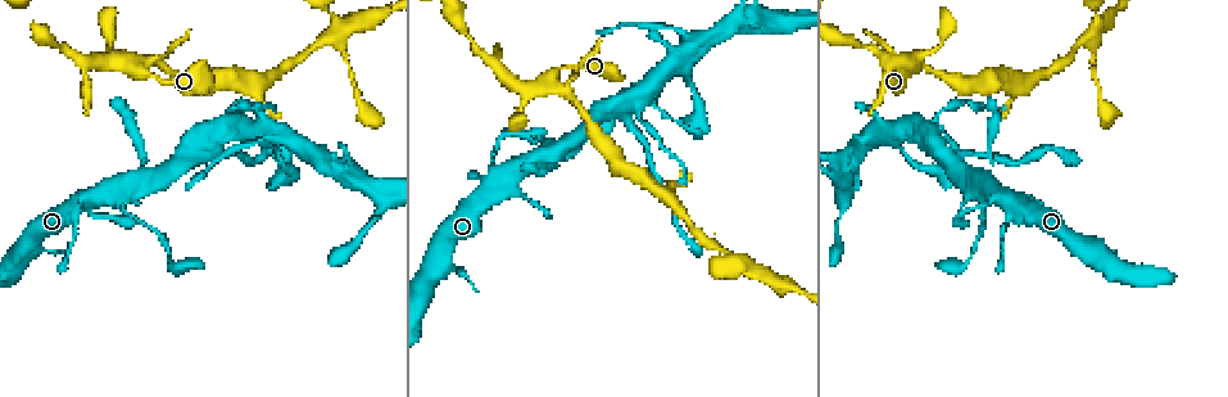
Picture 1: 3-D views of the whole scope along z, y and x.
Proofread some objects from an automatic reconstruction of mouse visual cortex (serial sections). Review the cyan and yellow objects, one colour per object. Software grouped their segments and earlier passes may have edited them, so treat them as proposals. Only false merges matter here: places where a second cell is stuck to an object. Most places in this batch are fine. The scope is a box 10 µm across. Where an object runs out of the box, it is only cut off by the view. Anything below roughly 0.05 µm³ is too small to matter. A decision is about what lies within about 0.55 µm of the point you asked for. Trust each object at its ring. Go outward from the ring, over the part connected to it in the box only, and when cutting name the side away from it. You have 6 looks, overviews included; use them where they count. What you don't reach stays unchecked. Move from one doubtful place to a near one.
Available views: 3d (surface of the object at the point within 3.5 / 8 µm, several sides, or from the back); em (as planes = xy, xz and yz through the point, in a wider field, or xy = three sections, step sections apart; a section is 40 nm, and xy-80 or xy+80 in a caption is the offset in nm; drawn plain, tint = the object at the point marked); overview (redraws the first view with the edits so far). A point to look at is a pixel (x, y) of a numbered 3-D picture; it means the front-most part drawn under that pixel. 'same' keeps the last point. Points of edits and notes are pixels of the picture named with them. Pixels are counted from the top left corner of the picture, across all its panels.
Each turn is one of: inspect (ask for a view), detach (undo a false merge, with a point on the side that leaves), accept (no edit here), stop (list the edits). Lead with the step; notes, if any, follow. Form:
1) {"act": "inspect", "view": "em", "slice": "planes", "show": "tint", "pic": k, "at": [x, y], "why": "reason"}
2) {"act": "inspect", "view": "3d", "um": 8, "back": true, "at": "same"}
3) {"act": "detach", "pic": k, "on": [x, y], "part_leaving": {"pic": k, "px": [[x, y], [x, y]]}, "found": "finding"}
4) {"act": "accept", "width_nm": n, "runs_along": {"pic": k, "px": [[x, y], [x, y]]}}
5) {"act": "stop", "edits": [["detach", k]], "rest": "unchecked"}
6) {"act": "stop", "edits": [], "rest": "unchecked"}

{"act": "inspect", "view": "3d", "um": 3.5, "pic": 1, "at": [549, 87], "why": "sharp bend"}

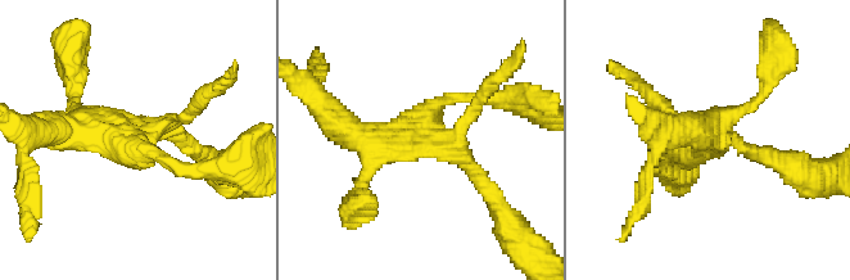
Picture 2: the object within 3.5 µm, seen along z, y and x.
{"act": "inspect", "view": "em", "slice": "xy", "step": 1, "show": "tint", "pic": 2, "at": [138, 142], "why": "need the tissue"}

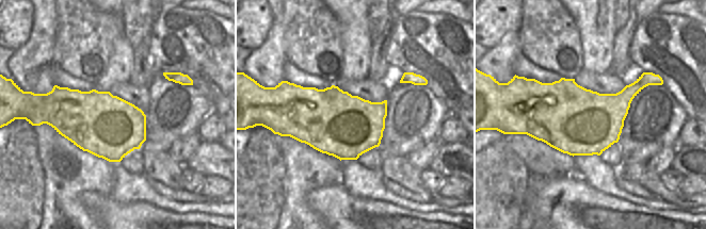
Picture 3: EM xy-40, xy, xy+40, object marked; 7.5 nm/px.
{"act": "inspect", "view": "em", "slice": "xy", "step": 3, "show": "tint", "at": "same"}

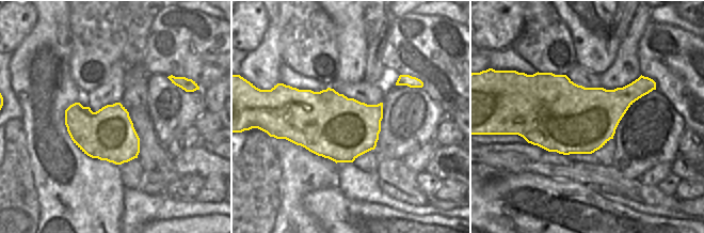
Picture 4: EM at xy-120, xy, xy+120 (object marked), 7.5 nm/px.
{"act": "accept", "runs_along": {"pic": 2, "px": [[665, 168], [715, 129], [747, 148]]}, "found": "one cell here"}

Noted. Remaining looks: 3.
{"act": "inspect", "view": "3d", "um": 3.5, "pic": 1, "at": [125, 186], "why": "small branch off a trunk"}

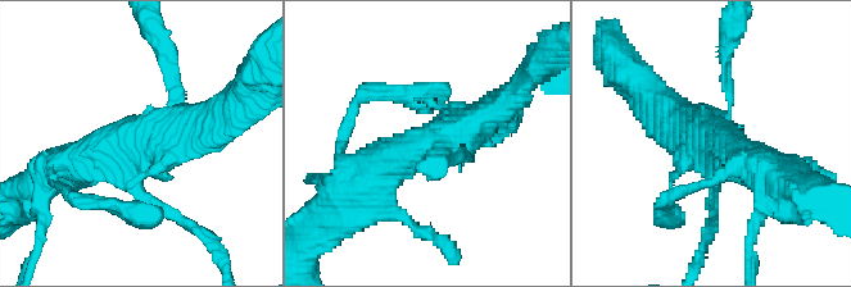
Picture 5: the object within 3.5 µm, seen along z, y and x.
{"act": "inspect", "view": "em", "slice": "xy", "step": 5, "show": "tint", "pic": 5, "at": [134, 145]}

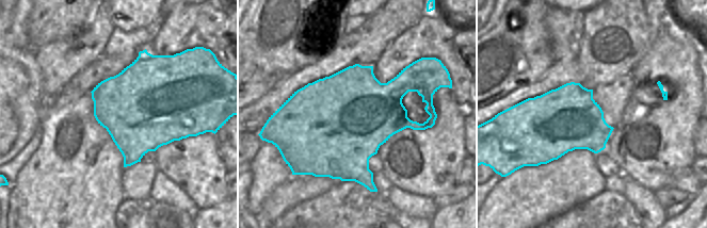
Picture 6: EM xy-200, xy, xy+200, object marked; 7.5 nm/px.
{"act": "accept", "found": "all the same cell"}

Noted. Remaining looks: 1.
{"act": "stop", "edits": [], "rest": "unchecked"}

